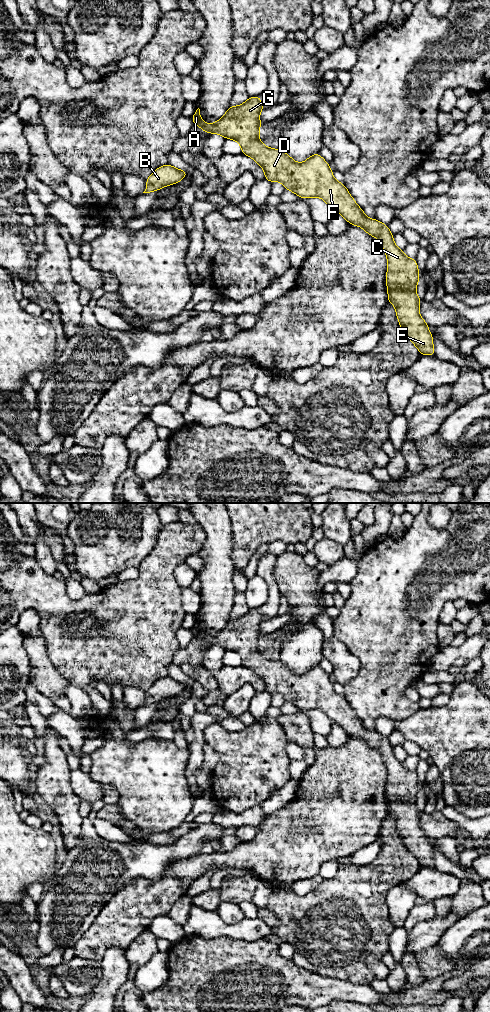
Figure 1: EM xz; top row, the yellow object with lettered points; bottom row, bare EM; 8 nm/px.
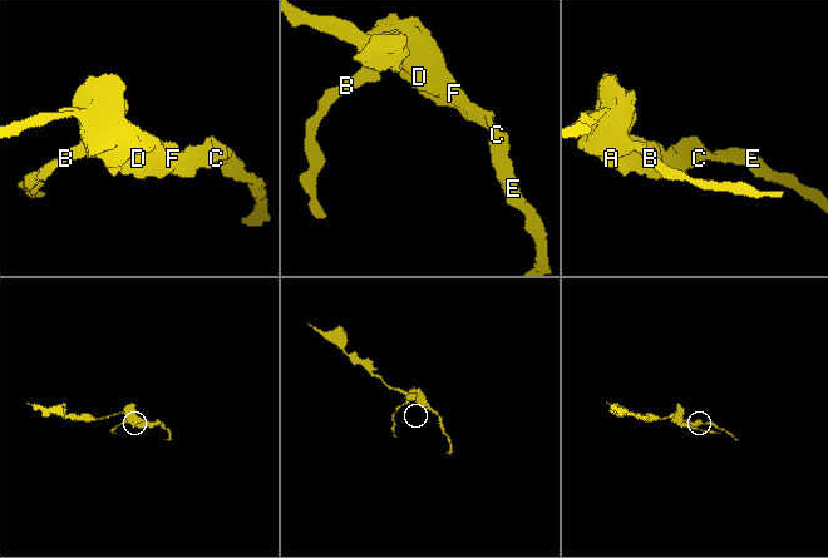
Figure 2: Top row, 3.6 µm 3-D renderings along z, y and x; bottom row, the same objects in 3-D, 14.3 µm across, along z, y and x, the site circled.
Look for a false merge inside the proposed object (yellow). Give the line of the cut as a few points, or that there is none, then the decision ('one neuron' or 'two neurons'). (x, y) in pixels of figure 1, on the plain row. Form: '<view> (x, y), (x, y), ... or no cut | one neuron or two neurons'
no cut | one neuron

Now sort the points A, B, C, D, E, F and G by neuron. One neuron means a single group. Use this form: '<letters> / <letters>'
A B C D E F G

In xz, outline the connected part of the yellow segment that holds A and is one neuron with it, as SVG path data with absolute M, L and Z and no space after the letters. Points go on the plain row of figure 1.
M260 608L249 609L249 611L240 618L231 618L224 628L213 636L207 636L202 633L200 621L191 629L195 637L203 643L210 646L220 646L226 651L236 652L242 661L242 666L253 670L264 682L265 691L269 694L279 693L287 702L295 705L301 710L309 709L322 710L331 720L341 726L350 737L356 737L363 740L367 746L377 750L387 768L387 802L388 814L393 816L396 821L396 827L400 839L404 846L418 860L421 867L431 867L435 869L433 860L433 848L428 841L428 837L419 826L419 817L421 811L415 804L419 793L419 783L415 771L408 770L394 753L393 747L388 738L376 731L366 729L362 721L356 716L355 712L349 706L344 696L336 693L333 684L319 665L313 666L305 674L297 675L288 666L281 661L272 661L263 657L259 651L259 639L263 636L259 632L260 624L263 622Z

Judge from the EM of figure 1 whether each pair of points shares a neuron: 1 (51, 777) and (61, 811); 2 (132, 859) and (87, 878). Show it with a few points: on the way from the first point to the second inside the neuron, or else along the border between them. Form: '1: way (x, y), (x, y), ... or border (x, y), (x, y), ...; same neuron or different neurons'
1: way (53, 785), (54, 796), (61, 803); same neuron
2: way (121, 864), (98, 868); same neuron

